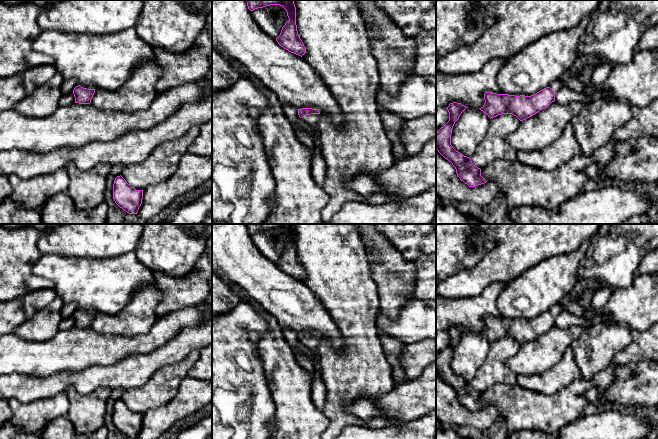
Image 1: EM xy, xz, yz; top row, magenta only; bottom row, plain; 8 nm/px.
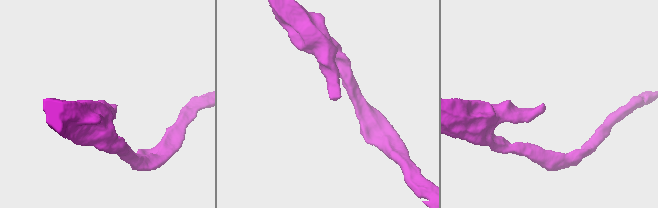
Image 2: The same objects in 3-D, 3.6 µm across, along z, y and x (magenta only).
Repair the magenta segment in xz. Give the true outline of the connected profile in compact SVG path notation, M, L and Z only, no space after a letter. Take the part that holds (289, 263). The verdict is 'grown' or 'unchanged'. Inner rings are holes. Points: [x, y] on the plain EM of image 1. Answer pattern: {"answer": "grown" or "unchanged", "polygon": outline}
{"answer": "unchanged", "polygon": "M246 224L248 233L253 235L270 229L280 229L286 236L289 244L282 251L280 259L276 262L278 268L291 277L303 280L306 271L300 263L296 249L296 231L294 224Z"}

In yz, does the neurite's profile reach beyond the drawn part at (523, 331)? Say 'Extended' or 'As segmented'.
Extended

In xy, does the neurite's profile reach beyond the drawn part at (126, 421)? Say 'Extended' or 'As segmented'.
As segmented

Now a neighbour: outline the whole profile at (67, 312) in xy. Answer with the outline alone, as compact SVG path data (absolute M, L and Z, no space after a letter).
M74 302L70 306L67 306L66 308L64 308L61 311L60 315L61 315L62 319L67 319L69 317L72 317L74 312L78 309L79 308L78 308L77 303Z

